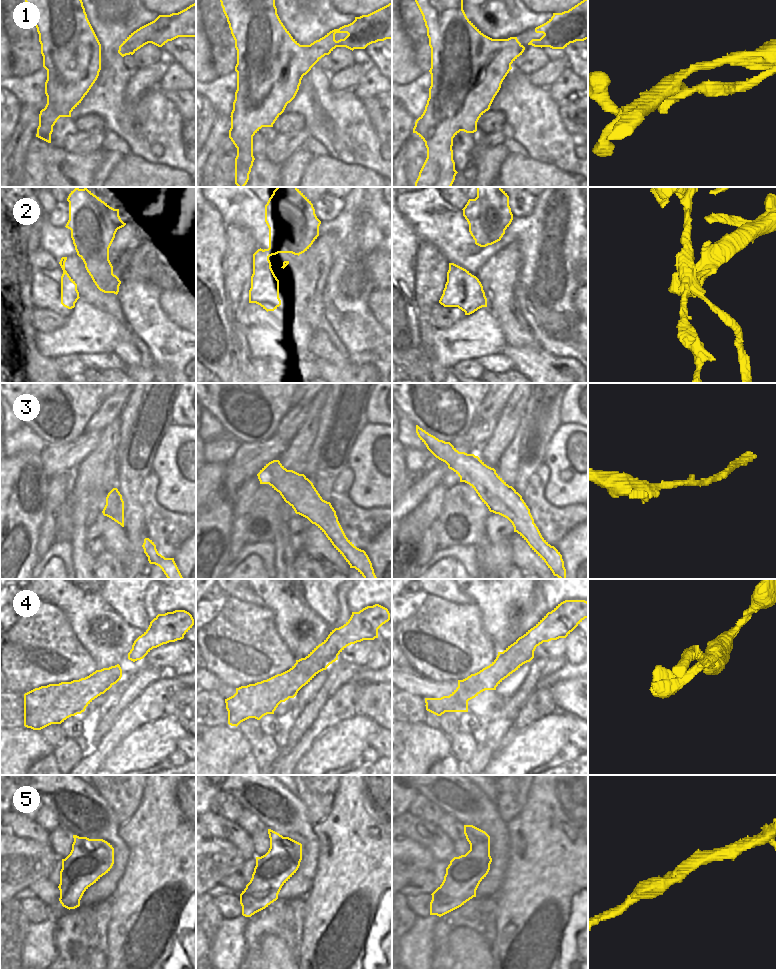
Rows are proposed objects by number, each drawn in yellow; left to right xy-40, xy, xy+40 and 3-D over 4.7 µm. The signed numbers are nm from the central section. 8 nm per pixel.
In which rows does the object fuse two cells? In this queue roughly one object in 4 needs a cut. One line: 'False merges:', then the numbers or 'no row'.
False merges: 1, 2

